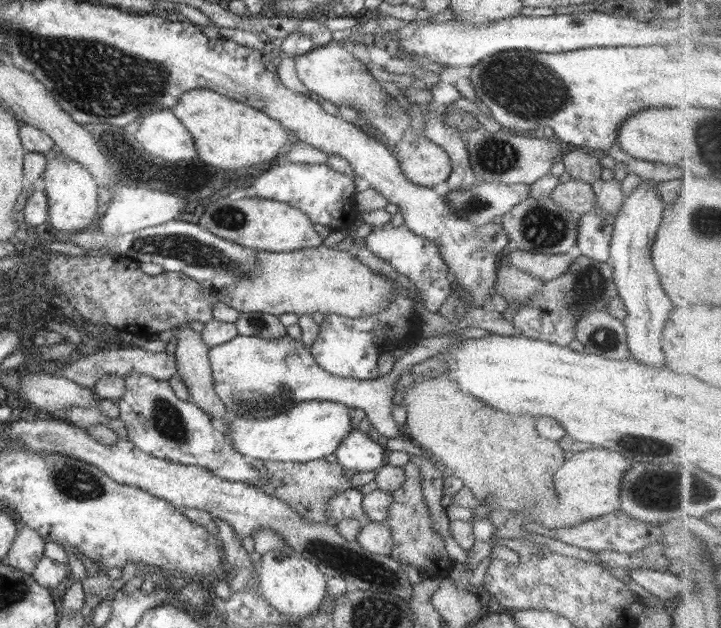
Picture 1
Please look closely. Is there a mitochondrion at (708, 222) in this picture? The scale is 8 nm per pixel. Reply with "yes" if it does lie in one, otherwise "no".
yes

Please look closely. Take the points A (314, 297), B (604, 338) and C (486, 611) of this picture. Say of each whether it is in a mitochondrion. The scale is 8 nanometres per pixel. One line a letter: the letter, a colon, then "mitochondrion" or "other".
A: other
B: mitochondrion
C: other

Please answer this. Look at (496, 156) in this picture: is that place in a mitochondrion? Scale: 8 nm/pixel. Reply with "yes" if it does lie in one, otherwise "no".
yes

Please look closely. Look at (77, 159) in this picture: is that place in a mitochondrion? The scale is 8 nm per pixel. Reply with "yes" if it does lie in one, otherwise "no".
no

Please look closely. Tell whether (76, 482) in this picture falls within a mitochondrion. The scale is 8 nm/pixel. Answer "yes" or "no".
yes

